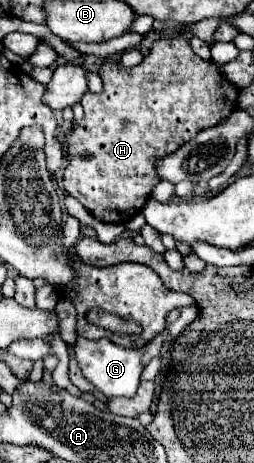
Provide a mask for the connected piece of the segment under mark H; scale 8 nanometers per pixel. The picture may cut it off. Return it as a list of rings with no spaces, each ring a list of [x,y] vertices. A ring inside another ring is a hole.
[[[168,36],[168,38],[160,38],[152,44],[148,56],[144,56],[142,64],[140,66],[132,66],[132,68],[124,68],[120,62],[112,62],[112,60],[106,60],[100,70],[98,70],[100,78],[102,78],[102,84],[104,84],[104,90],[100,94],[94,94],[94,92],[86,92],[82,96],[82,106],[84,106],[84,118],[82,122],[74,124],[68,134],[66,134],[66,158],[68,158],[68,166],[64,168],[64,188],[70,196],[74,196],[76,200],[80,200],[80,204],[100,222],[130,222],[140,210],[142,210],[142,204],[146,204],[152,188],[160,182],[158,180],[158,174],[156,174],[156,160],[162,158],[162,156],[168,156],[170,152],[178,150],[182,144],[190,142],[200,130],[206,130],[214,124],[218,124],[224,118],[230,116],[230,112],[236,108],[236,100],[238,100],[238,92],[236,88],[218,72],[216,64],[214,62],[206,62],[202,58],[198,58],[192,48],[190,48],[190,42],[186,36]]]

